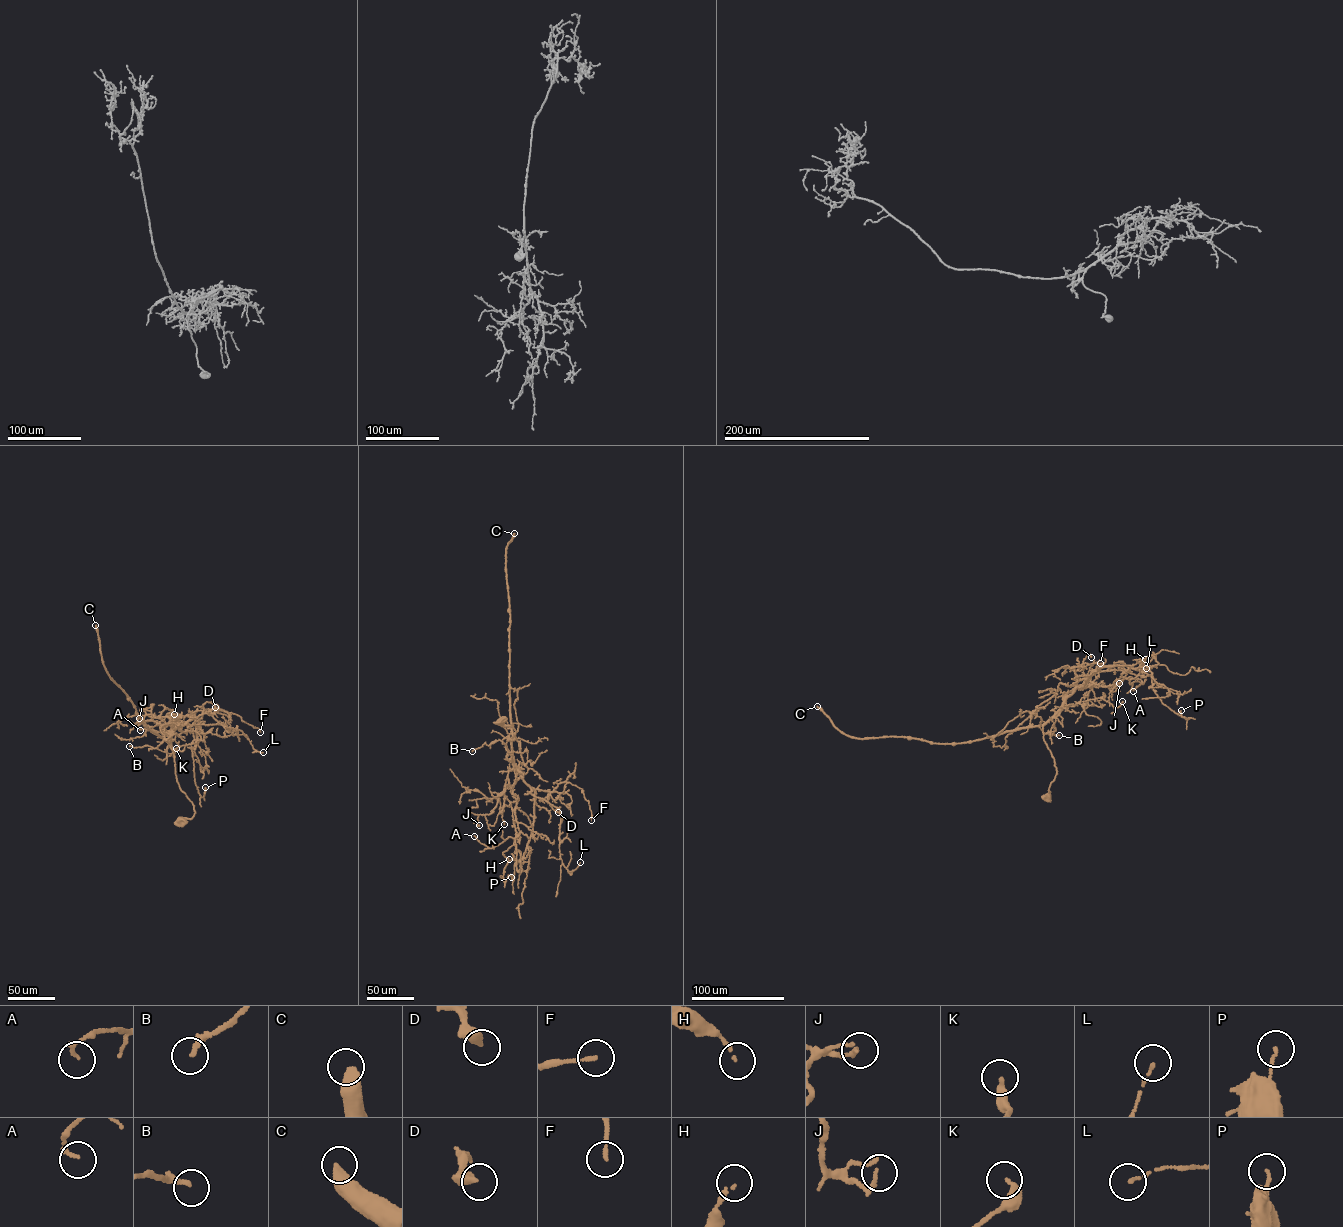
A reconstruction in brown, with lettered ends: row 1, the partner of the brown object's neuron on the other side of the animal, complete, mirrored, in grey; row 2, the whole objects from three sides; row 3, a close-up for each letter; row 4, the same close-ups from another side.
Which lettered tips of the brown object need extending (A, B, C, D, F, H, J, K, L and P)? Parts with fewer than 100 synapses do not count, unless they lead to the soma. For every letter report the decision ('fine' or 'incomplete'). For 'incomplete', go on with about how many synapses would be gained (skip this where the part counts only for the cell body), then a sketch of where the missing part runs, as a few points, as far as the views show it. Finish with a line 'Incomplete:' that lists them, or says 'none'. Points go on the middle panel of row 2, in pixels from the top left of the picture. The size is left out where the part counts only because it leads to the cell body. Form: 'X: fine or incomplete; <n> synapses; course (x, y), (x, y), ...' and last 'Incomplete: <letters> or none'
A: fine
B: fine
C: incomplete; 2500 synapses
D: fine
F: fine
H: fine
J: fine
K: fine
L: fine
P: fine
Incomplete: C

